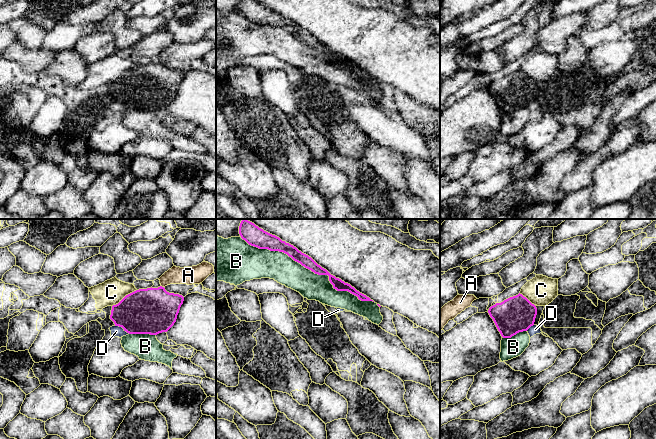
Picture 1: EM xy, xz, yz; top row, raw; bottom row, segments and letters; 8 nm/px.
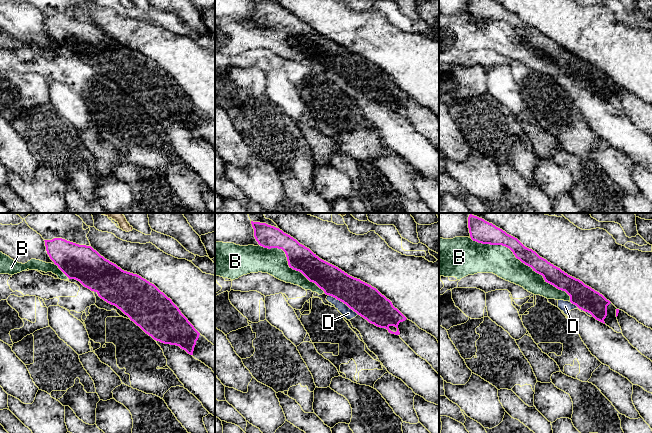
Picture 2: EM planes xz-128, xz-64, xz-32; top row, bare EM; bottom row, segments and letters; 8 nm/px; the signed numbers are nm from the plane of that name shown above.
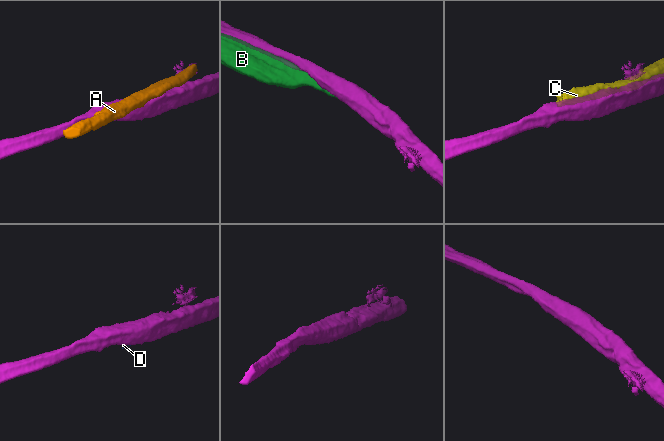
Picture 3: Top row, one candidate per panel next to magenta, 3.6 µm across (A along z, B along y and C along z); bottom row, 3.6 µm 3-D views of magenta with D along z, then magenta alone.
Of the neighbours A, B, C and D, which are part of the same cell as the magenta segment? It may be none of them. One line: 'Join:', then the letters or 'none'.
Join: none

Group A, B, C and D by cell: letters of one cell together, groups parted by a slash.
A / B / C / D

